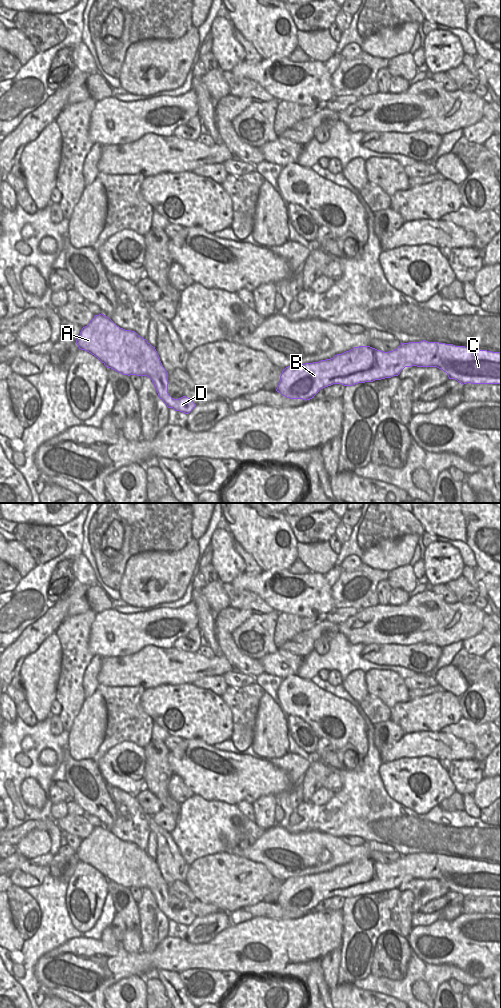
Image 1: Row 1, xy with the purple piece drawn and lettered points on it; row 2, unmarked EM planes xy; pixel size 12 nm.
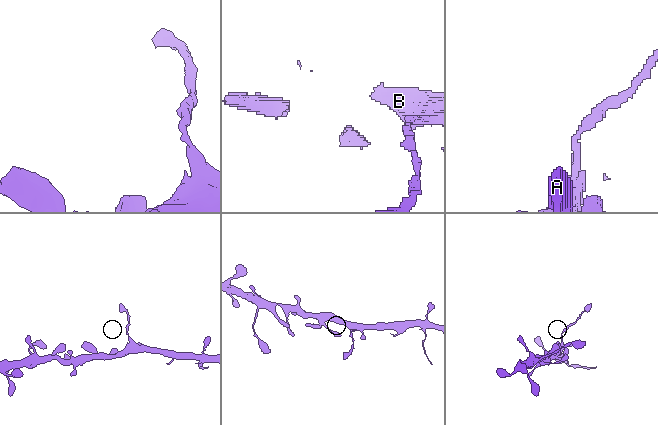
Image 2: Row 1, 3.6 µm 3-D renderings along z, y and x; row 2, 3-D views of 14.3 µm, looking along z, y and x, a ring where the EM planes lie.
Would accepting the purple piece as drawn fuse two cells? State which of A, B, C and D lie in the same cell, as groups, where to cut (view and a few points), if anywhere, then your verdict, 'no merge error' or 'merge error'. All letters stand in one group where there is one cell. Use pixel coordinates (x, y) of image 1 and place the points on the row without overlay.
A B C D; no cut; no merge error

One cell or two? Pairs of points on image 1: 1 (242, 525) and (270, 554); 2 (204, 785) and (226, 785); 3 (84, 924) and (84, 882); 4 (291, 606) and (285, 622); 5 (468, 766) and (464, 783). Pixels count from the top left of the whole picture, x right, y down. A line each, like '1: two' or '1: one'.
1: one
2: one
3: one
4: two
5: one

